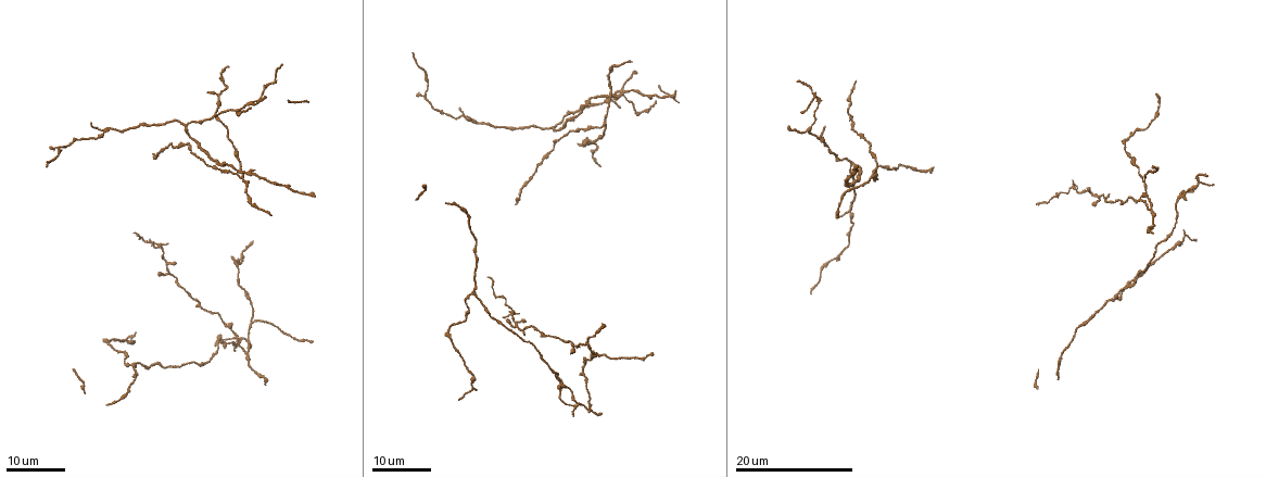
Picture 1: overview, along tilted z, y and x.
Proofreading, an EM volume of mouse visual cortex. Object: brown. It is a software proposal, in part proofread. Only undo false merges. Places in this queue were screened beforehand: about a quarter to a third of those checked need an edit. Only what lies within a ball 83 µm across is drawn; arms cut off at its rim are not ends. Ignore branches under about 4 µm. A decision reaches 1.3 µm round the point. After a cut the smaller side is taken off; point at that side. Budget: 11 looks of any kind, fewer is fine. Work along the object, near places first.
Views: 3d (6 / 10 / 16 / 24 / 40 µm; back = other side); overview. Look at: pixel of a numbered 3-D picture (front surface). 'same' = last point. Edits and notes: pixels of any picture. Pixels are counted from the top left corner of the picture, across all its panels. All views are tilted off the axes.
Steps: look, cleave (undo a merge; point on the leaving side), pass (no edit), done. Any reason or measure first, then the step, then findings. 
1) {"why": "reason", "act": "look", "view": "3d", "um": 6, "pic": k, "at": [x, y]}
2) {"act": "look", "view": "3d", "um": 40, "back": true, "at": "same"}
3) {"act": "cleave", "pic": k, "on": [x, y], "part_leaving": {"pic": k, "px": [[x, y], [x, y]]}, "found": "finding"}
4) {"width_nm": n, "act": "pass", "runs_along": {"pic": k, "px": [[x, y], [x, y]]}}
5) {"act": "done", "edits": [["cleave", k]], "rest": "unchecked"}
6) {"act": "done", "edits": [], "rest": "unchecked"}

{"why": "a fork", "act": "look", "view": "3d", "um": 16, "pic": 1, "at": [611, 95]}

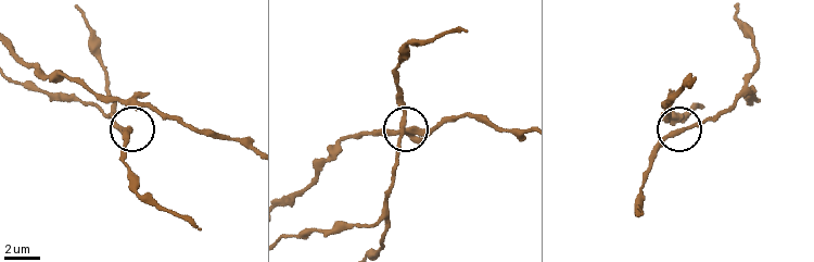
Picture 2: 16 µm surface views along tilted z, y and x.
{"why": "zoom in", "act": "look", "view": "3d", "um": 6, "pic": 2, "at": [405, 125]}

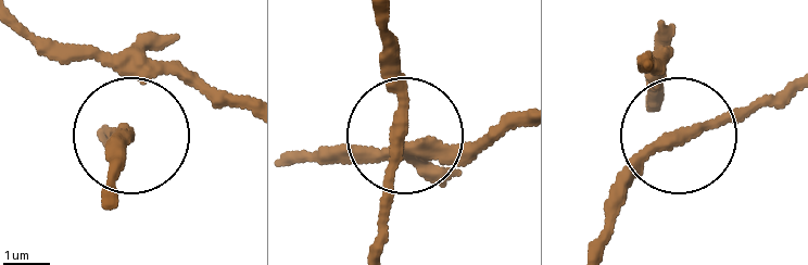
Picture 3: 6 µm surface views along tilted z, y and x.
{"width_nm": 200, "act": "pass", "runs_along": {"pic": 3, "px": [[104, 126], [136, 137], [111, 185]]}, "found": "one cell here"}

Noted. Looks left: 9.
{"why": "a fork", "act": "look", "view": "3d", "um": 24, "pic": 1, "at": [850, 164]}

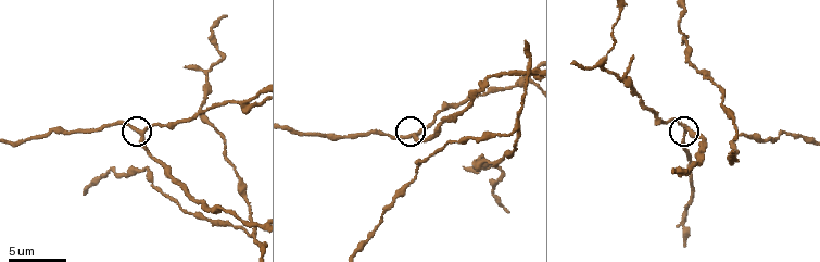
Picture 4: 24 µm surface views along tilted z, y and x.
{"act": "look", "view": "3d", "um": 6, "pic": 4, "at": [142, 131]}

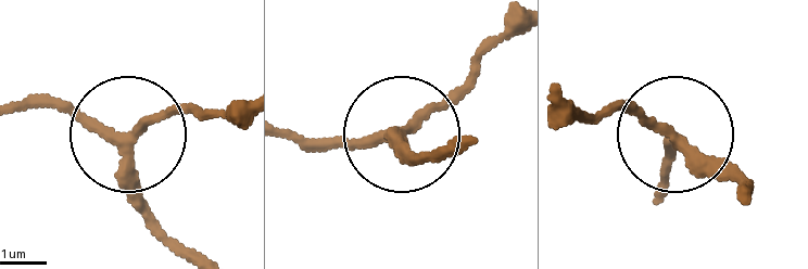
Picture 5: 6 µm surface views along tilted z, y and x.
{"width_nm": 230, "act": "pass", "runs_along": {"pic": 5, "px": [[178, 246], [146, 207], [127, 144], [171, 110], [200, 110]]}, "found": "one cell here"}

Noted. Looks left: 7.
{"why": "a fork", "act": "look", "view": "3d", "um": 16, "pic": 4, "at": [603, 59]}

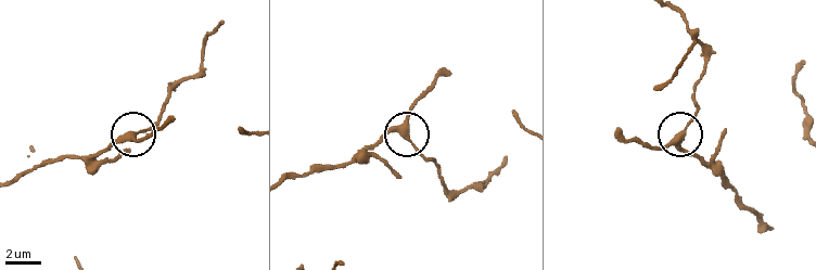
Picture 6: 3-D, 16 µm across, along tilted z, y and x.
{"width_nm": 290, "act": "pass", "runs_along": {"pic": 6, "px": [[16, 179], [33, 167], [92, 154], [161, 115]]}, "found": "one cell here"}

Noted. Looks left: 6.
{"why": "three arms meet", "act": "look", "view": "3d", "um": 10, "pic": 4, "at": [688, 43]}

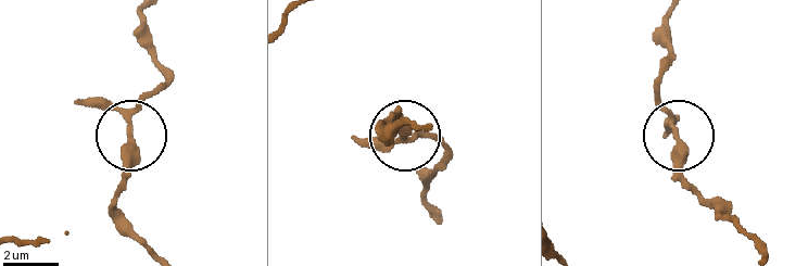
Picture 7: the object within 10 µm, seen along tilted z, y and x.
{"act": "look", "view": "3d", "um": 10, "back": true, "pic": 7, "at": [674, 134]}

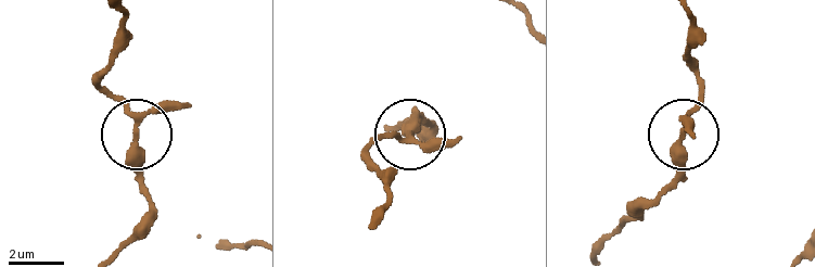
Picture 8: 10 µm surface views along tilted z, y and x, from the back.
{"arms": 3, "act": "pass", "found": "one cell here"}

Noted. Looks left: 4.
{"why": "side arm on a straight run", "act": "look", "view": "3d", "um": 6, "pic": 4, "at": [520, 127]}

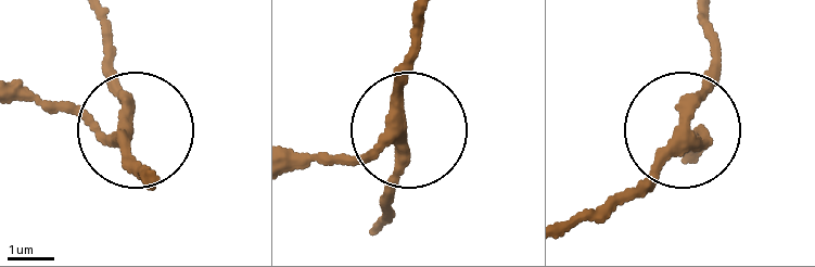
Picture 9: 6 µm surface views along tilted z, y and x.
{"why": "other side", "act": "look", "view": "3d", "um": 6, "back": true, "pic": 9, "at": [398, 129]}

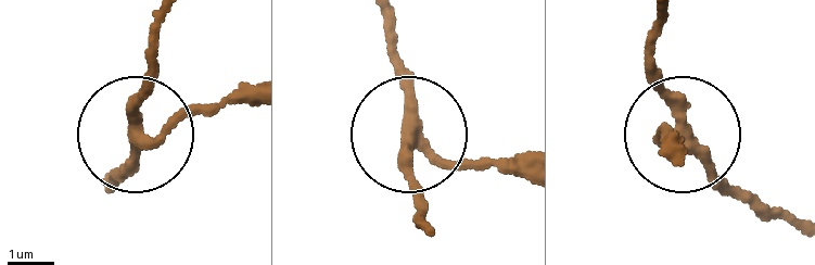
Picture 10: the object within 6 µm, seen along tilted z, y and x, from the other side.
{"arms": 3, "act": "pass", "runs_along": {"pic": 10, "px": [[254, 85], [142, 130], [148, 35]]}, "found": "continuous, no second cell"}

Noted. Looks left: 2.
{"act": "done", "edits": [], "rest": "unchecked"}

